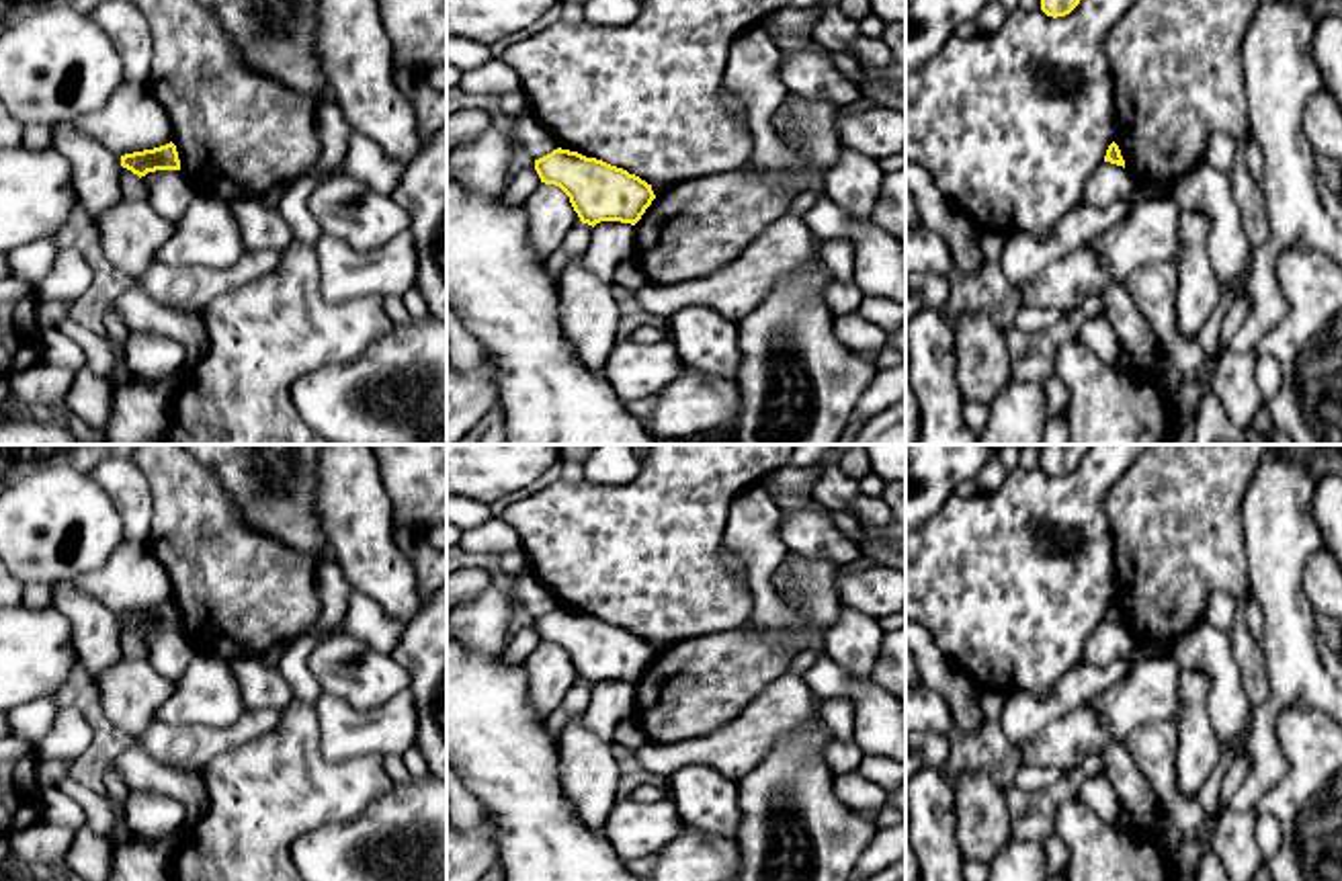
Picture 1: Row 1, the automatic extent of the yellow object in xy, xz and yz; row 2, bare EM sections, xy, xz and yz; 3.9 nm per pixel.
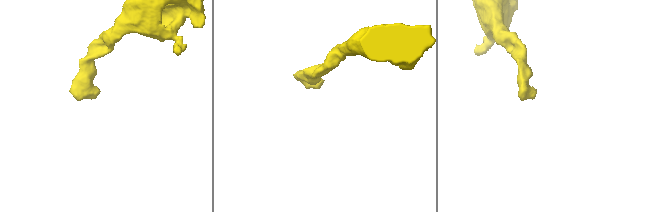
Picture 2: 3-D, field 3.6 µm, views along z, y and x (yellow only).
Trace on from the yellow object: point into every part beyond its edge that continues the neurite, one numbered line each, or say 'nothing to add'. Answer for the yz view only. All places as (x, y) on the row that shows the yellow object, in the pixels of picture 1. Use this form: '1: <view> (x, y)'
nothing to add

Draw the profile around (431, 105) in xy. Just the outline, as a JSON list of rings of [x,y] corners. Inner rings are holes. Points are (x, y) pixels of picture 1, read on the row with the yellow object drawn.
[[[420,70],[395,72],[395,84],[416,111],[424,148],[447,125],[447,90],[434,90]]]

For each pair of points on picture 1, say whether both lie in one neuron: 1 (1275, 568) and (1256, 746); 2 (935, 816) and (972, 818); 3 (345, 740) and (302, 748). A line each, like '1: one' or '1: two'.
1: one
2: two
3: two

